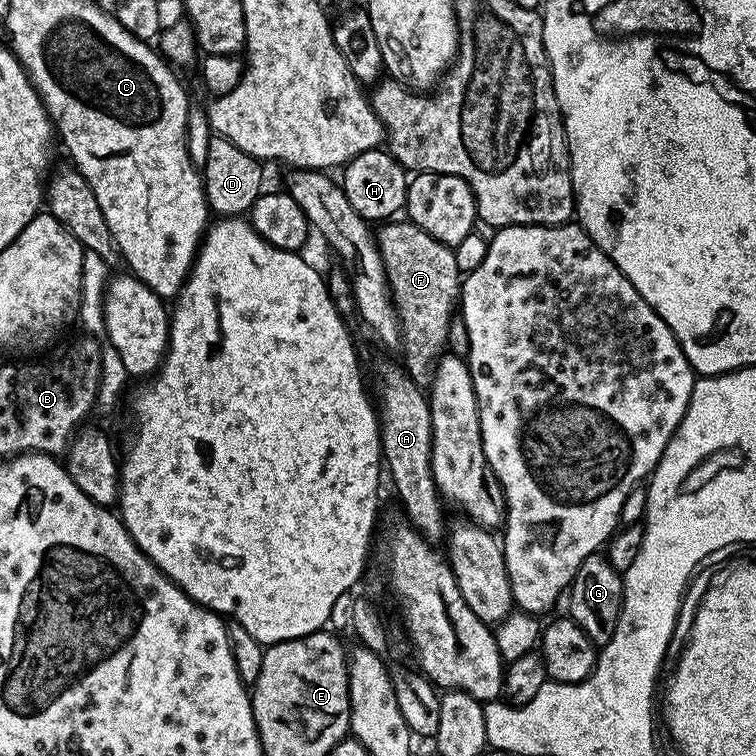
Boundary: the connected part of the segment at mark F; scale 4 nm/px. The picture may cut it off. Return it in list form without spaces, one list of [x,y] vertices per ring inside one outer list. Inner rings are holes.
[[[396,218],[381,228],[384,229],[378,232],[376,245],[380,247],[388,285],[392,287],[392,301],[400,319],[400,348],[402,353],[404,352],[402,367],[420,389],[426,390],[432,385],[432,370],[436,367],[436,361],[448,348],[450,322],[458,312],[462,273],[456,261],[455,251],[449,245],[438,242],[438,238],[426,234],[426,230],[422,230],[418,225],[404,218]]]

